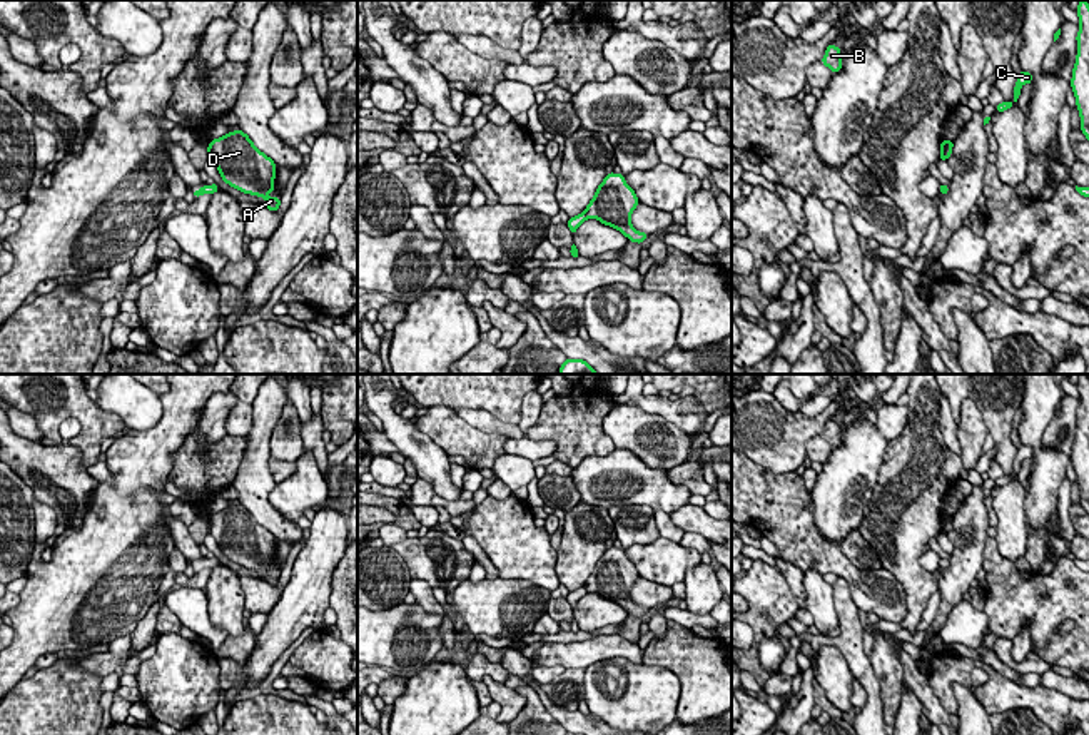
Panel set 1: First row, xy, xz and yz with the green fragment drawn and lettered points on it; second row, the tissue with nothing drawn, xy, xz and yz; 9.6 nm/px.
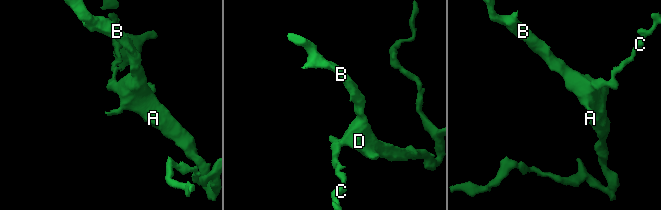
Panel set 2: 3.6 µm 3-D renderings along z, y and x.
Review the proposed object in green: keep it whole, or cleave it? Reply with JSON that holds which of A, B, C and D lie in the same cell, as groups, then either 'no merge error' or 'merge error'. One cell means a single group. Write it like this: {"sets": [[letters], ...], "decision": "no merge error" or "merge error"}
{"sets": [["A", "B", "D"], ["C"]], "decision": "merge error"}

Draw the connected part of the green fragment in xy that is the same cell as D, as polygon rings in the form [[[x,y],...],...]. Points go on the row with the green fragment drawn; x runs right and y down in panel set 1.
[[[241,129],[210,140],[210,160],[225,184],[244,194],[262,197],[264,207],[279,210],[281,197],[267,195],[276,190],[276,164]]]

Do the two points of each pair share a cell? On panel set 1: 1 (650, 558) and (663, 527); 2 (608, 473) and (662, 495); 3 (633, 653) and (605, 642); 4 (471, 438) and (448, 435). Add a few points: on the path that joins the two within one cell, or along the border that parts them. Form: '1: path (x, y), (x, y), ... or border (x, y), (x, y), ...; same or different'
1: border (660, 537), (678, 543); different
2: path (622, 478), (648, 486); same
3: path (627, 648), (612, 645); same
4: path (466, 438), (453, 435); same

